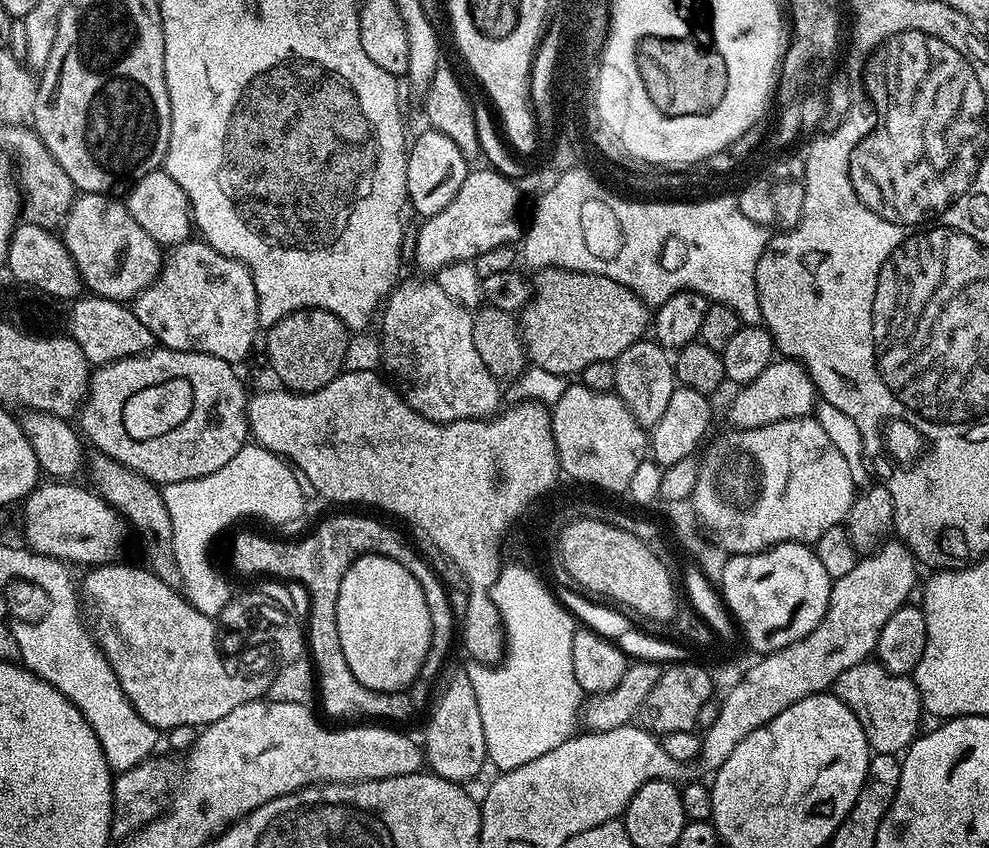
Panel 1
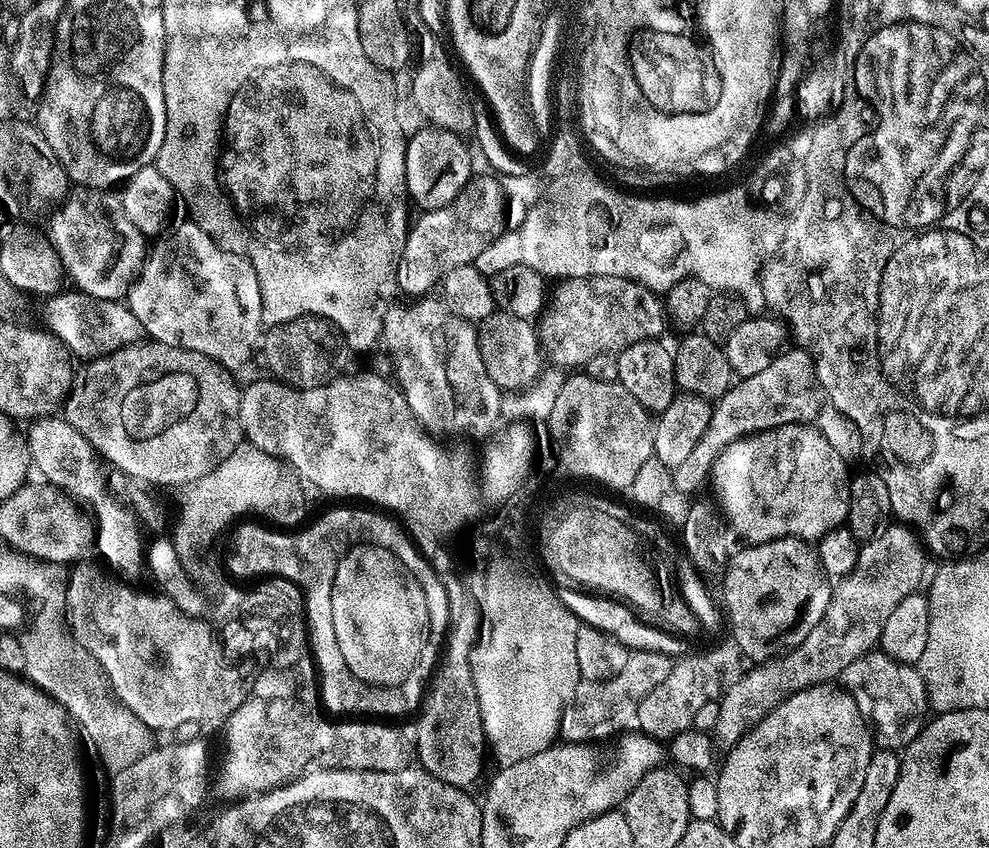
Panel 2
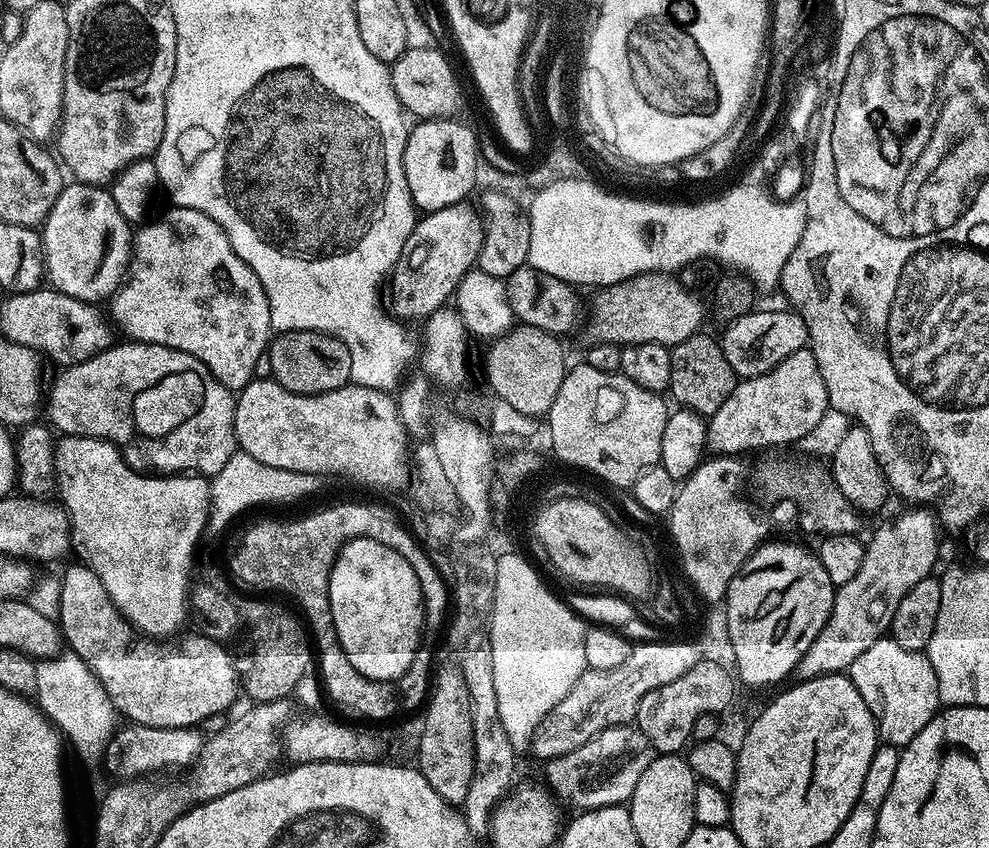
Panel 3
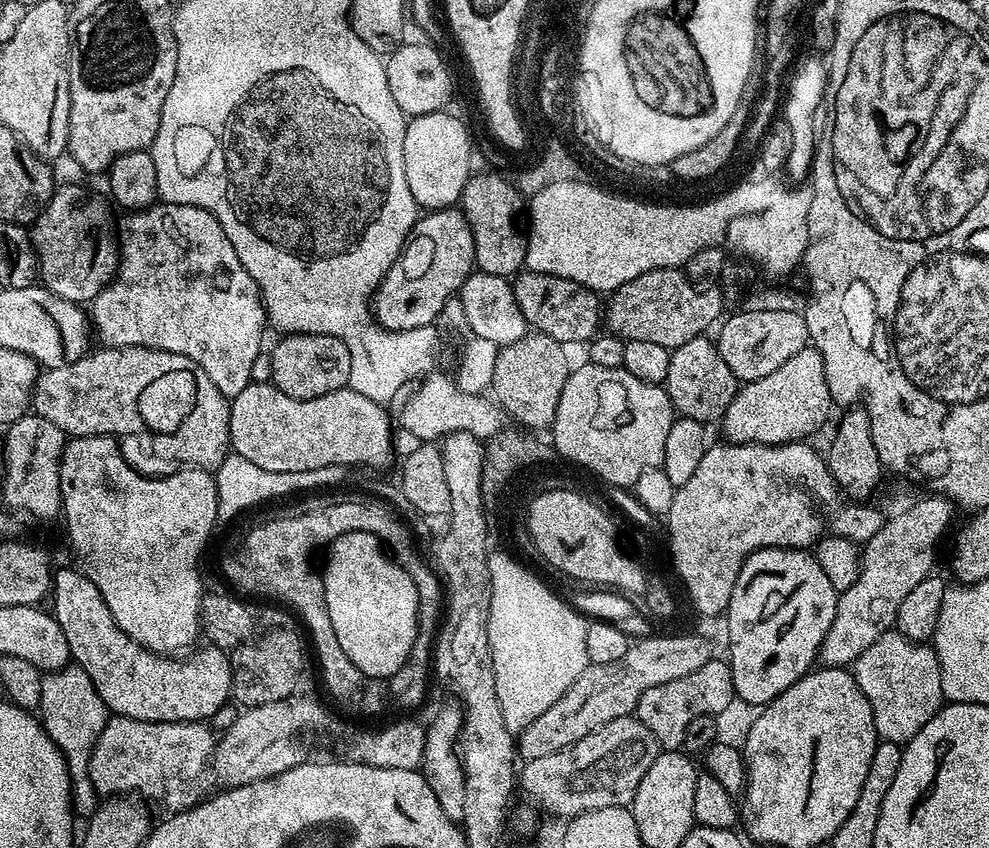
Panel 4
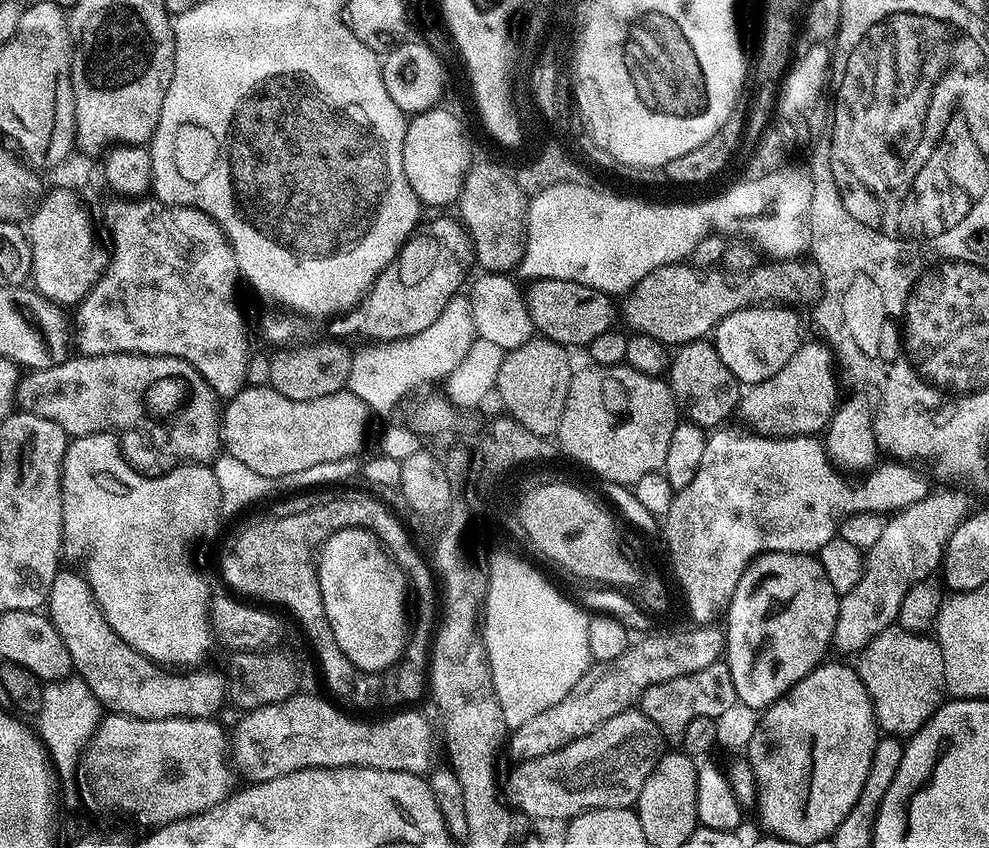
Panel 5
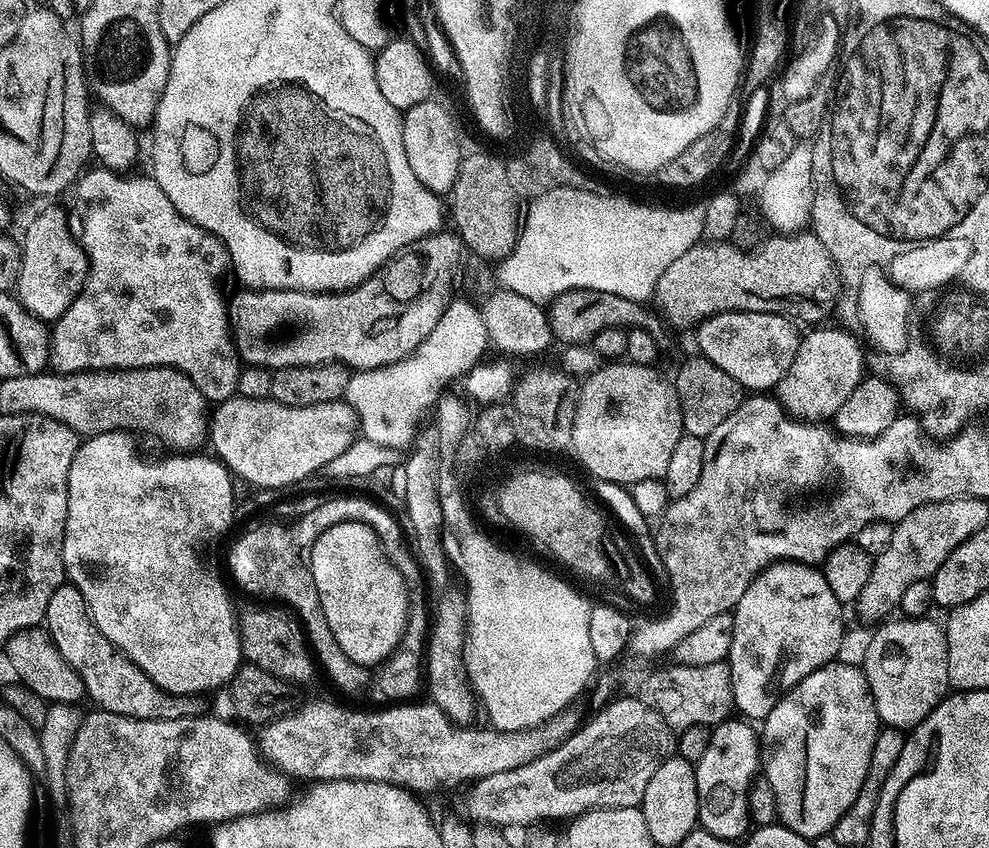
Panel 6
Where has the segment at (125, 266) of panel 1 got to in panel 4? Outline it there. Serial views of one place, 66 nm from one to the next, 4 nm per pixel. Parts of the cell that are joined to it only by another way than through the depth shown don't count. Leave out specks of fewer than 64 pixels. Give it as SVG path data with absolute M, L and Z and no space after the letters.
M76 184L57 187L53 191L52 199L45 204L43 212L34 221L34 247L38 257L38 276L43 287L63 300L73 302L92 301L106 285L112 283L120 263L118 236L112 233L112 220L108 217L107 206Z

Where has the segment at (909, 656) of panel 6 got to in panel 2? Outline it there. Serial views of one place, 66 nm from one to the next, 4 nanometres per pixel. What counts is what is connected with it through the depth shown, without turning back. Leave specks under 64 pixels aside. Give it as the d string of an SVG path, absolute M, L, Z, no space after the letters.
M879 650L854 658L838 677L839 683L858 702L858 710L868 721L880 748L903 750L924 728L930 716L928 691L919 667L903 664Z

